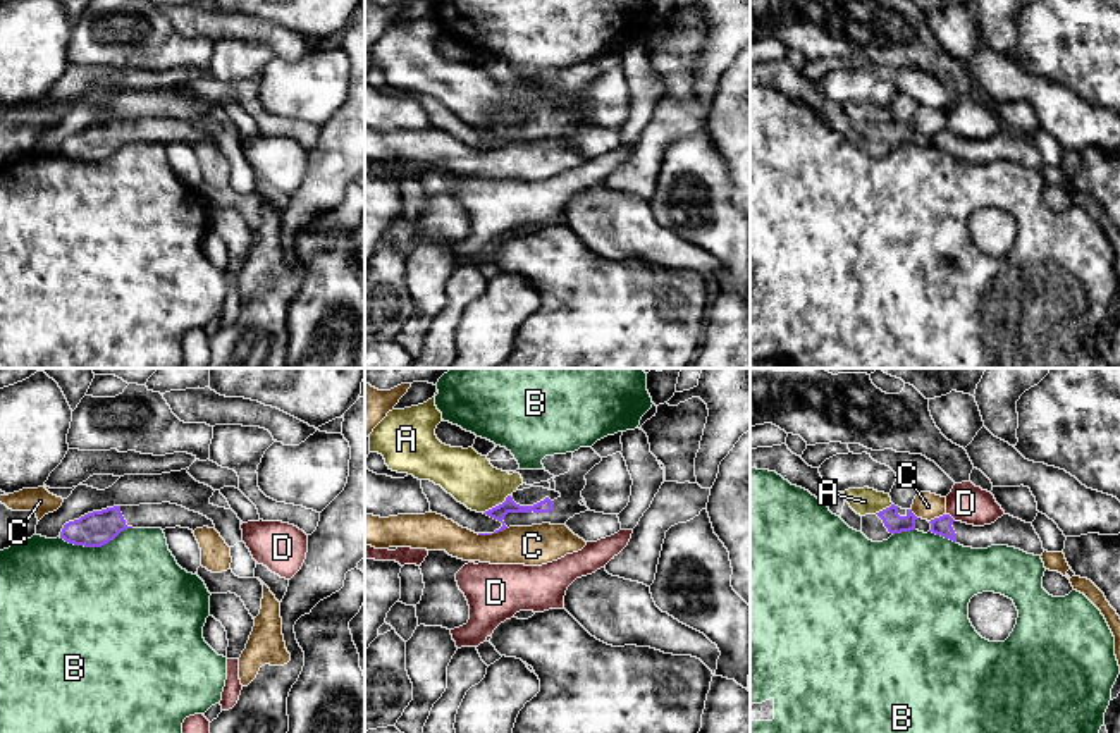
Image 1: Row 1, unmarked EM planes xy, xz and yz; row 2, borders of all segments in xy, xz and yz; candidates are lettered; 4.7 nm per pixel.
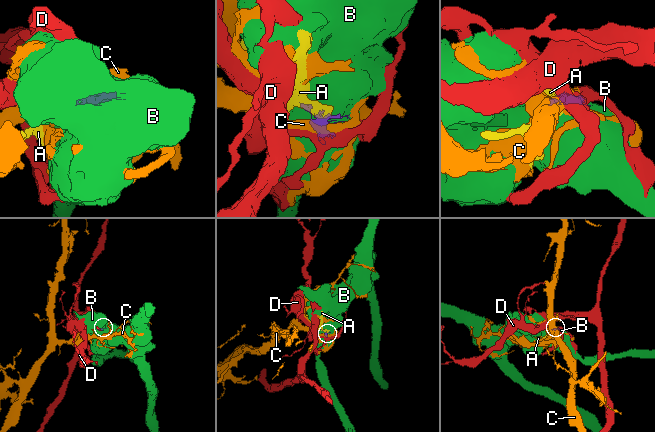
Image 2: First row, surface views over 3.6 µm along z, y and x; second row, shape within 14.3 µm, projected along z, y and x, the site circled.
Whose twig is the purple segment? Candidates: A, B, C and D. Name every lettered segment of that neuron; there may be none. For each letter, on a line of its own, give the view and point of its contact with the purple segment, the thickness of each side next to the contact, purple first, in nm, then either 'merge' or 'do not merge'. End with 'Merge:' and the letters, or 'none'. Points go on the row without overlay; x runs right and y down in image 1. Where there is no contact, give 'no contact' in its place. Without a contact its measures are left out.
A: contact xz (496, 121); calibres 70 and 240 nm; do not merge
B: contact xy (95, 160); calibres 160 and 500 nm; do not merge
C: contact xz (491, 148); calibres 70 and 190 nm; do not merge
D: contact yz (950, 131); calibres 90 and 180 nm; do not merge
Merge: none

